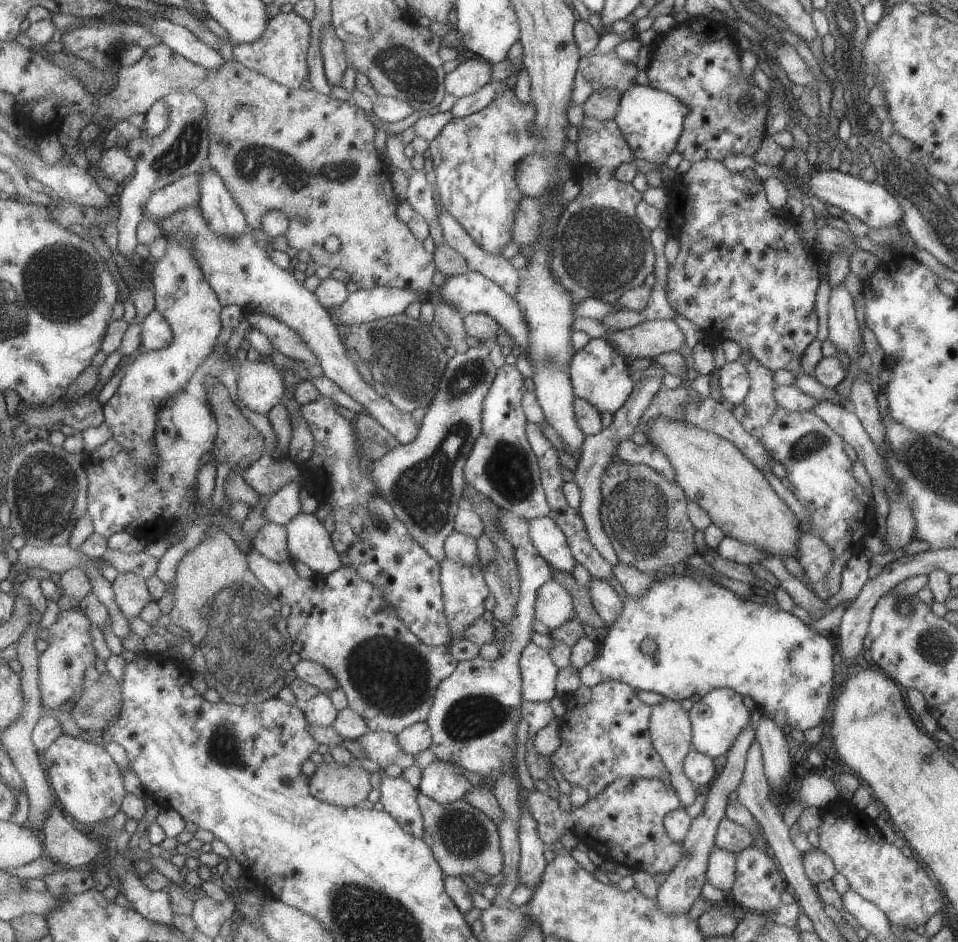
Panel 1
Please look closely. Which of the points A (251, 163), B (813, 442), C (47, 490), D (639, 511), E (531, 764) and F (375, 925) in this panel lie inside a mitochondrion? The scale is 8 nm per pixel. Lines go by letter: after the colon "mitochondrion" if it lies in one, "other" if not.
A: mitochondrion
B: mitochondrion
C: mitochondrion
D: mitochondrion
E: other
F: mitochondrion

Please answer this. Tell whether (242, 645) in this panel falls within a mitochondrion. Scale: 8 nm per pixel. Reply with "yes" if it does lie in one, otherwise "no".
yes

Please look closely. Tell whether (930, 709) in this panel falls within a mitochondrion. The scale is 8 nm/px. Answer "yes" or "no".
no

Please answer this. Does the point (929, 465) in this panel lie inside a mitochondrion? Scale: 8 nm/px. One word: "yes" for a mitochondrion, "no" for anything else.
yes

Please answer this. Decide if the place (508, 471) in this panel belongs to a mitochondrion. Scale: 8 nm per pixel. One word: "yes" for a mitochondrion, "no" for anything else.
yes

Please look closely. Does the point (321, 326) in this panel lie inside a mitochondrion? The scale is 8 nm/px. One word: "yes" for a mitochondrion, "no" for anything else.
no

